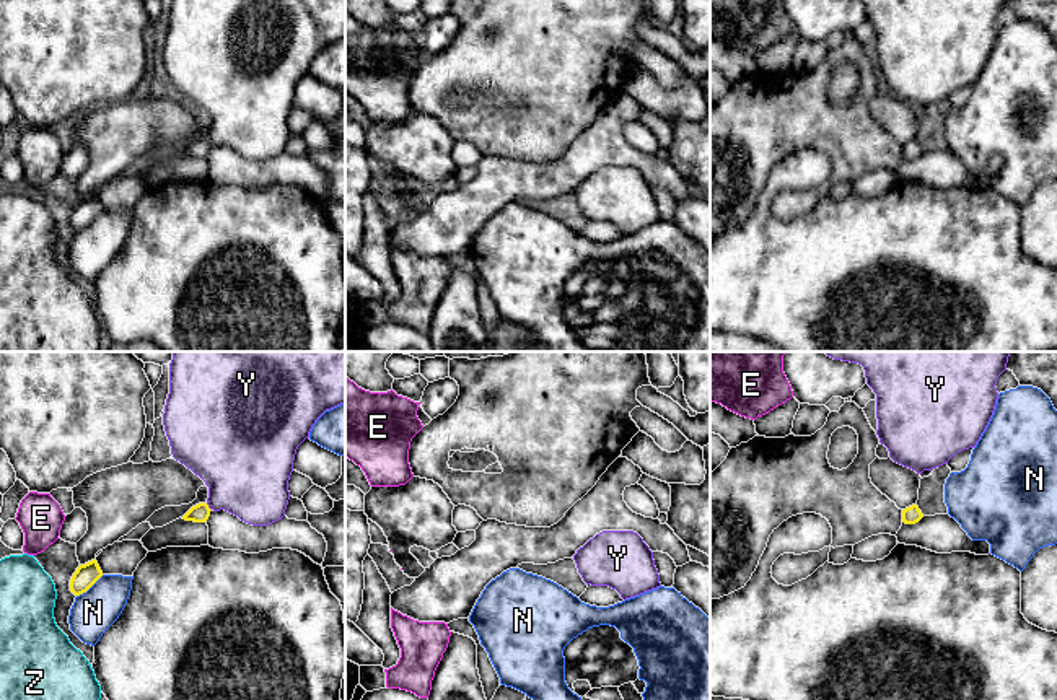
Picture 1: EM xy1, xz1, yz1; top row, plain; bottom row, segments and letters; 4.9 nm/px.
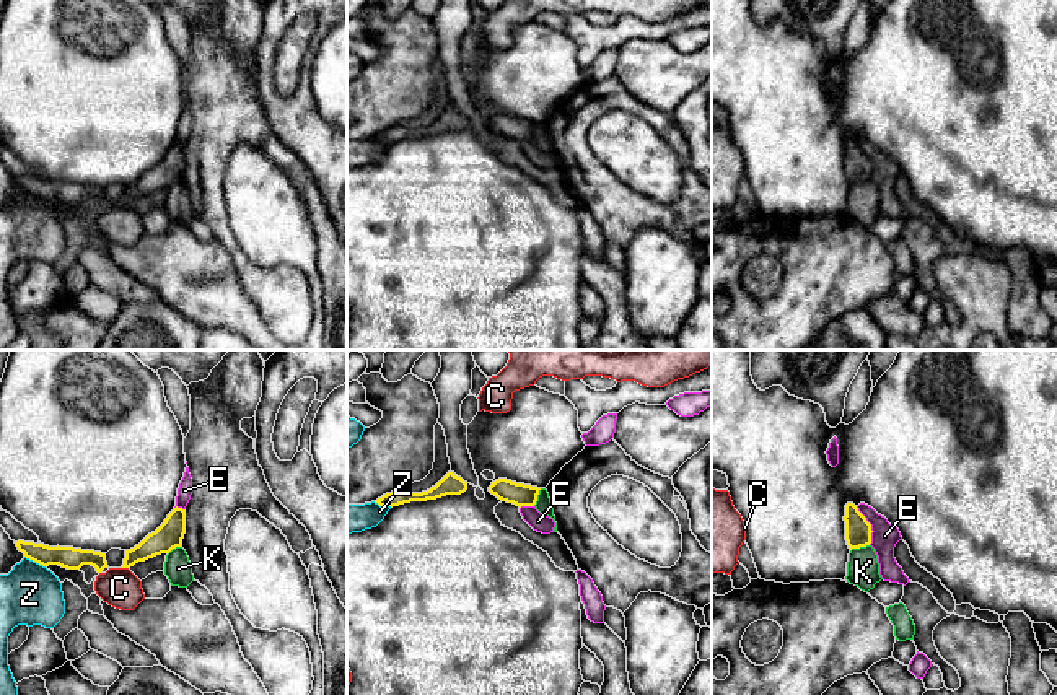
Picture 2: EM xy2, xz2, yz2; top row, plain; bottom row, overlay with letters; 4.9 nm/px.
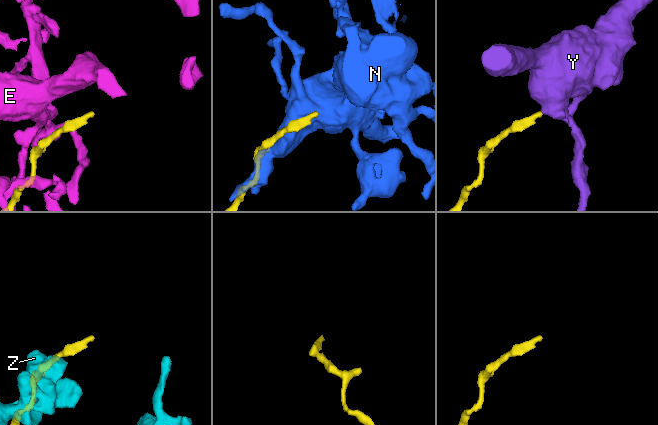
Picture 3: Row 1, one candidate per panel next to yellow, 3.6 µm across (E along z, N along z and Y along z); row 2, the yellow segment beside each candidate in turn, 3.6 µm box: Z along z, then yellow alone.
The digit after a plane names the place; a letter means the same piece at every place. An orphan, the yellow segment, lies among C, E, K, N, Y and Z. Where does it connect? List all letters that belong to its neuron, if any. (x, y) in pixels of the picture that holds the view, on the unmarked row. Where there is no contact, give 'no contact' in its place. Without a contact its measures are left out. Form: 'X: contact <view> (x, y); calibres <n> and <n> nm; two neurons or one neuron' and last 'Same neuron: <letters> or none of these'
C: contact xy2 (126, 202); calibres 130 and 190 nm; two neurons
E: contact yz2 (870, 161); calibres 130 and 130 nm; two neurons
K: contact yz2 (859, 183); calibres 130 and 160 nm; two neurons
N: contact xy1 (90, 222); calibres 110 and 220 nm; two neurons
Y: contact xy1 (207, 142); calibres 90 and 400 nm; one neuron
Z: contact xy2 (35, 196); calibres 110 and 300 nm; two neurons
Same neuron: Y

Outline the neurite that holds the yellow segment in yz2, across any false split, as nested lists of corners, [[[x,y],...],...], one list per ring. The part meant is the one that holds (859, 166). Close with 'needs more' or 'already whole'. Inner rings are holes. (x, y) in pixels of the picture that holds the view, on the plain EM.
[[[853,138],[845,140],[845,176],[849,184],[860,184],[871,179],[871,160]]]; already whole

